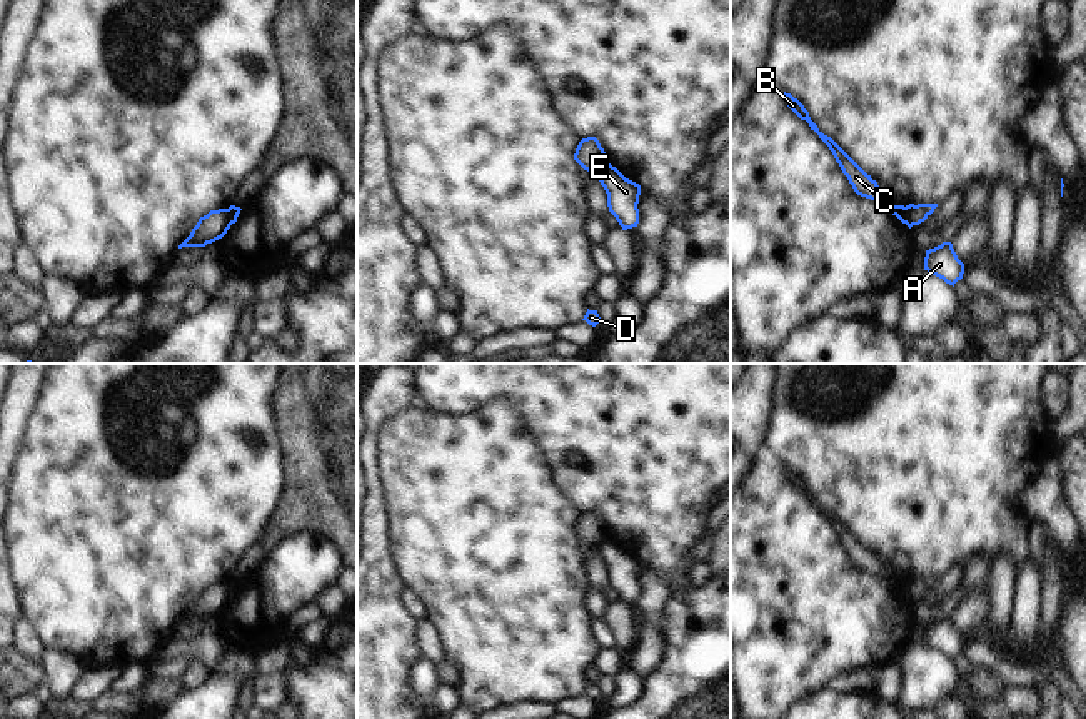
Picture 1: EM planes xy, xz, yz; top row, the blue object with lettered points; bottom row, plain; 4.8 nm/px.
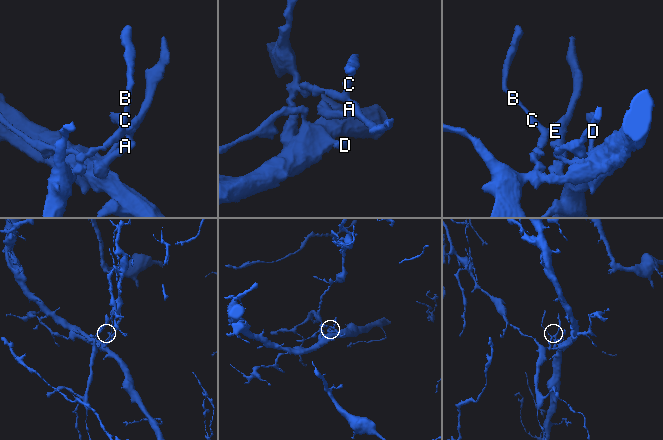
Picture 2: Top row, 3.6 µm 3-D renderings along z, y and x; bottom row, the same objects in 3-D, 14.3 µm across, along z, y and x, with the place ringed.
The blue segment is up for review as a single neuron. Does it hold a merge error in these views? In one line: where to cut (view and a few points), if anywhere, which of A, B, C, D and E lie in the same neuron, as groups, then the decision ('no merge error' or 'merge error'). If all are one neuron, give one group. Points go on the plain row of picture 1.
cut yz (903, 581), (904, 593), (911, 599); groups A D E / B C; merge error

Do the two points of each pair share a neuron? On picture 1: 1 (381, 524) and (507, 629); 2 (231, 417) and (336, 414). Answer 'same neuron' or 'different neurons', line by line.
1: different neurons
2: different neurons

